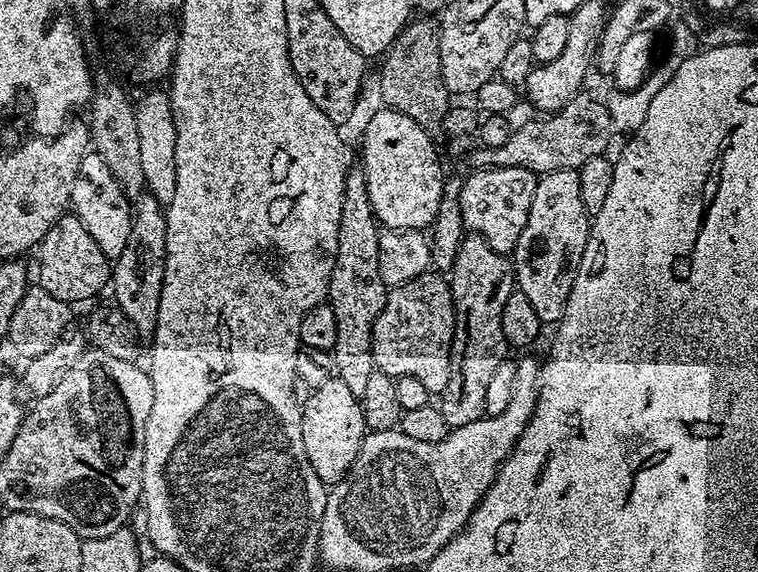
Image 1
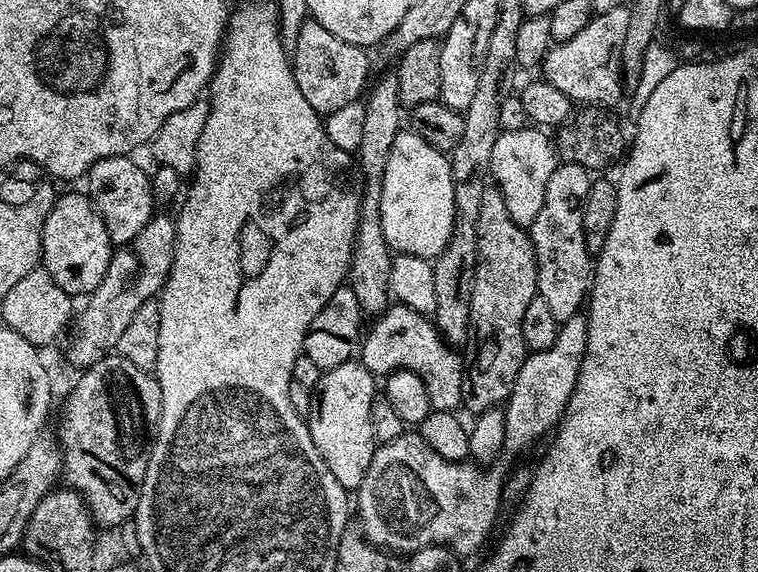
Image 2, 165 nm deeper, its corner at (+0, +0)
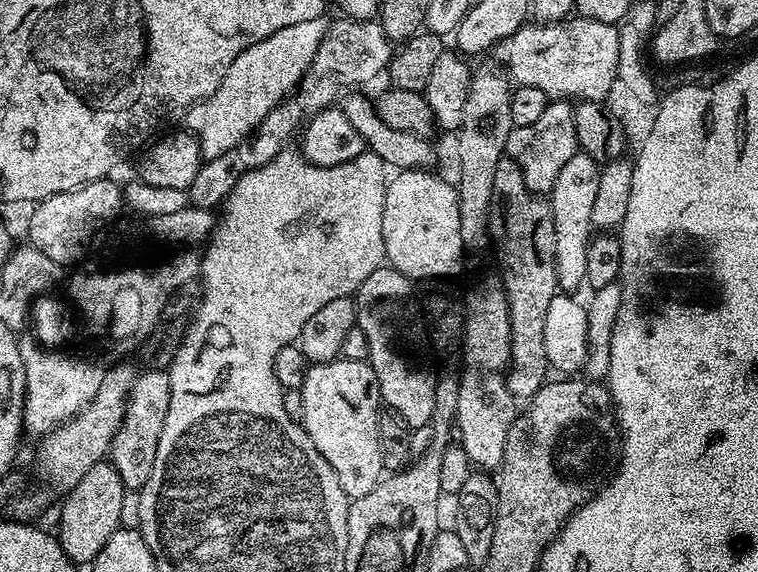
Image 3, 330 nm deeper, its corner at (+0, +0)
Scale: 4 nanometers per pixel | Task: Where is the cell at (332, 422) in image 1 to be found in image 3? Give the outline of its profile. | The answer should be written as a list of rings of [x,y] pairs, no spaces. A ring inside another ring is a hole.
[[[337,358],[324,364],[312,364],[298,393],[304,411],[302,423],[310,442],[330,462],[338,477],[338,486],[352,500],[370,494],[382,483],[386,469],[384,452],[378,442],[378,422],[382,411],[380,387],[367,360]]]

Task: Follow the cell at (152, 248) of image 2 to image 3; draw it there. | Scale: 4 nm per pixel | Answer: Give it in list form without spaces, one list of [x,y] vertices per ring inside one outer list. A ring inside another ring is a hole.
[[[339,18],[328,24],[328,34],[322,38],[318,46],[318,54],[314,54],[314,62],[310,62],[308,73],[301,78],[298,87],[283,102],[276,105],[260,127],[243,140],[234,150],[226,150],[226,154],[218,154],[218,158],[204,160],[198,174],[194,174],[194,182],[190,182],[187,195],[196,206],[223,205],[225,197],[236,184],[241,172],[249,172],[255,168],[266,166],[283,152],[292,135],[301,131],[302,125],[309,119],[308,108],[319,114],[323,108],[331,108],[341,99],[342,94],[349,90],[360,90],[376,75],[387,69],[394,51],[393,41],[384,33],[379,19],[354,20]],[[337,99],[337,100],[336,100]],[[301,123],[301,124],[300,124]],[[288,140],[288,141],[287,141]]]

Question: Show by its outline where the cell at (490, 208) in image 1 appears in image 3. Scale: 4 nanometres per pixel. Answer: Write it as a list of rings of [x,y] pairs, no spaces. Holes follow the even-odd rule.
[[[553,99],[531,126],[513,128],[510,138],[506,138],[504,150],[507,159],[512,160],[518,170],[522,170],[522,178],[531,192],[551,193],[554,182],[558,182],[562,166],[566,166],[566,162],[570,162],[570,158],[574,158],[580,148],[574,126],[575,113],[576,109],[569,101]]]

